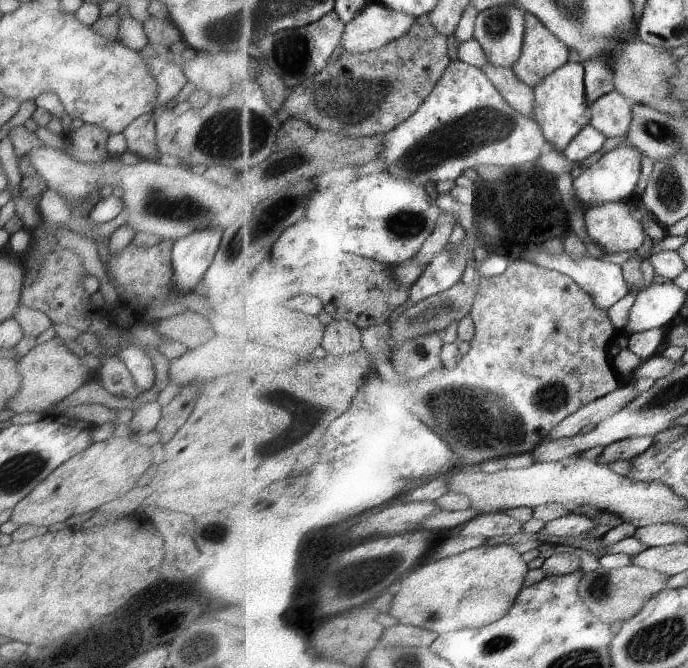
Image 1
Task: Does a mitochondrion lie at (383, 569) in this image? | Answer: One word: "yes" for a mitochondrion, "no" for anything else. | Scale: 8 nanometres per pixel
yes

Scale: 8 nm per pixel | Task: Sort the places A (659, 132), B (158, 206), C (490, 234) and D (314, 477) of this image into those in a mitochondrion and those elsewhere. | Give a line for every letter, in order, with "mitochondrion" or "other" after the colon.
A: mitochondrion
B: mitochondrion
C: mitochondrion
D: other

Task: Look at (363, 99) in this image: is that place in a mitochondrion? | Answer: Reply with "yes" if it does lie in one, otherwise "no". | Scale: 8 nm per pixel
yes

